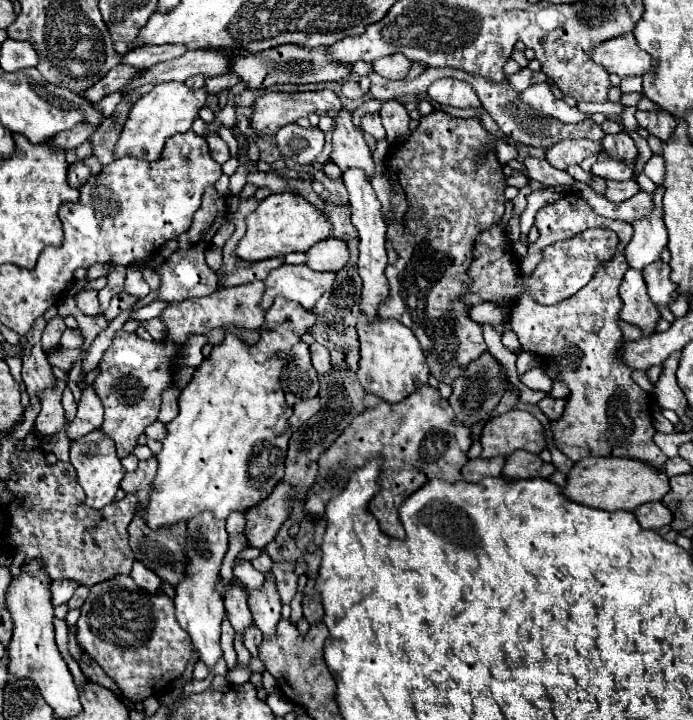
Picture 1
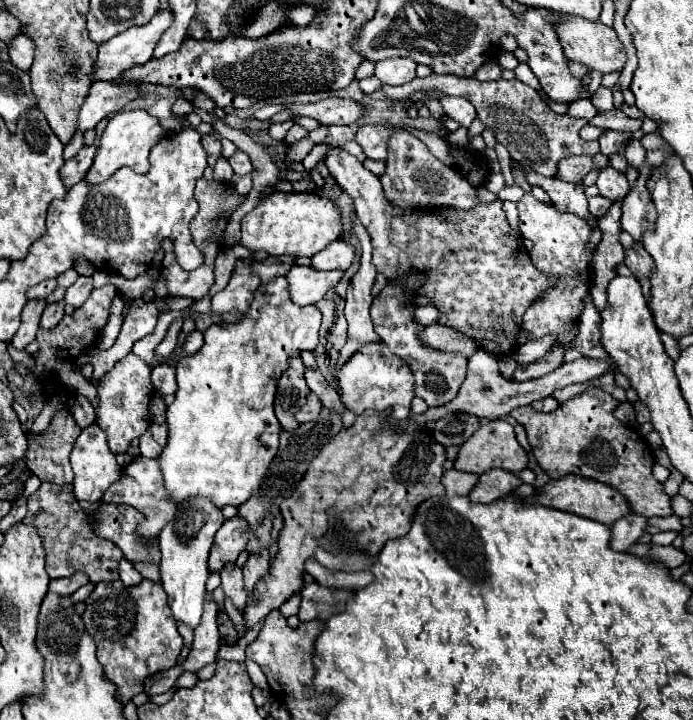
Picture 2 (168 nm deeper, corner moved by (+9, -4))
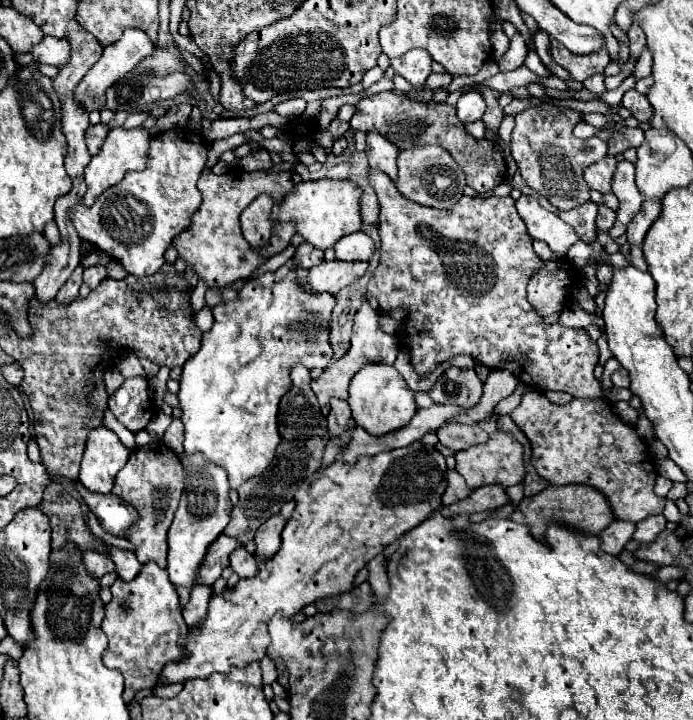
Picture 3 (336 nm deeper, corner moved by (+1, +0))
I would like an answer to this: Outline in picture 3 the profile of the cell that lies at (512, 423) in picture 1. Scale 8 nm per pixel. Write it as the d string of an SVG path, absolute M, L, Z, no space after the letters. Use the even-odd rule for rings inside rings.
M497 430L485 444L477 444L473 448L457 452L455 460L457 460L457 472L467 480L467 486L471 490L487 484L499 484L503 488L509 488L523 482L523 476L525 476L523 446L511 434L501 430Z

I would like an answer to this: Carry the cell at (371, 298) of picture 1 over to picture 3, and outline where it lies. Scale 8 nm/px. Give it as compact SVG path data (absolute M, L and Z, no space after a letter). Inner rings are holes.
M365 300L363 306L361 306L361 310L355 314L355 324L353 324L353 334L351 334L351 348L347 350L347 354L345 354L343 358L339 358L337 362L329 364L329 366L323 370L323 374L321 374L317 380L311 382L311 388L313 388L313 392L315 392L317 400L319 400L319 406L321 406L323 416L329 414L329 408L331 408L329 400L331 400L331 398L347 400L349 382L351 382L351 378L353 378L365 364L369 364L369 362L393 364L393 362L395 362L397 352L399 352L399 348L397 348L397 338L391 336L391 334L381 332L379 326L377 326L377 320L379 320L377 312L375 312L375 310L369 306L369 302Z

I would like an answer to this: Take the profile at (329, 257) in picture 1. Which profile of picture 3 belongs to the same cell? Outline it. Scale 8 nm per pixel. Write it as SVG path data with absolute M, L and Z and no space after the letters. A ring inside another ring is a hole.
M355 232L355 234L343 236L335 244L337 260L347 260L347 262L369 260L373 256L373 250L375 250L375 244L365 232Z

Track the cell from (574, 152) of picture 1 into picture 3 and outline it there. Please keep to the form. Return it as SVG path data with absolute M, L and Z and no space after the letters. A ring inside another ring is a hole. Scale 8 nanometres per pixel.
M605 156L585 170L585 182L591 186L591 190L597 190L601 194L611 192L611 176L615 172L615 164L617 160L613 156Z

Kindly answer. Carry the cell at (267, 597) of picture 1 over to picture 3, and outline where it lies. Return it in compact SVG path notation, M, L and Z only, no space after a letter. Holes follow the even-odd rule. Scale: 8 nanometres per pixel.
M275 514L271 516L271 520L267 520L265 524L261 524L261 528L257 528L255 534L255 544L257 544L257 554L261 556L273 556L279 546L281 546L281 532L285 528L285 516L283 514Z

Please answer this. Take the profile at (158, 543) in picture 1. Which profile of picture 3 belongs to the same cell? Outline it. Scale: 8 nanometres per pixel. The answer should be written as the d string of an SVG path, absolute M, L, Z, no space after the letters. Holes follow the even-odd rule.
M77 484L77 492L81 494L83 502L89 506L89 510L99 518L99 524L115 536L123 536L133 520L137 520L137 512L127 506L121 504L121 500L115 494L95 494L95 492L87 492L87 488L83 488L83 484Z

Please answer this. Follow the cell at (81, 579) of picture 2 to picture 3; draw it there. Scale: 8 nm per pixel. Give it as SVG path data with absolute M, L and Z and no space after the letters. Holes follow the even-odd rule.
M85 552L83 562L85 562L85 566L87 566L87 570L91 572L93 578L103 578L107 572L115 570L111 560L107 556L99 554L99 552Z

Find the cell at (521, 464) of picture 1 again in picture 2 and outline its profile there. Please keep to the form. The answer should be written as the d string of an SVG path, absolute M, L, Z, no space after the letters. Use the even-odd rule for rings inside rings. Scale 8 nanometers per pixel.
M491 468L489 472L483 472L479 476L477 486L471 490L469 498L473 502L489 504L489 502L493 502L497 498L503 498L505 494L517 490L521 484L523 482L515 474L511 474L511 472L503 470L503 468Z

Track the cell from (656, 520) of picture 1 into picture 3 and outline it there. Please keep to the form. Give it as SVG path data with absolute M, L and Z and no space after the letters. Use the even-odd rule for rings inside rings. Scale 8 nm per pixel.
M613 520L613 524L607 526L607 528L599 534L603 552L617 556L617 554L623 550L623 546L631 540L633 532L635 532L635 524Z

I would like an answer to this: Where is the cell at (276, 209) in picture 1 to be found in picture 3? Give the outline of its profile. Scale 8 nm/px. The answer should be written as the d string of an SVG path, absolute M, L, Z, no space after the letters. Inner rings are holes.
M321 178L321 180L311 180L311 182L299 182L285 196L285 200L273 208L273 220L275 222L295 222L297 234L301 234L315 248L327 250L335 246L335 242L341 236L361 230L363 220L359 212L359 200L361 200L359 186L351 184L351 180Z

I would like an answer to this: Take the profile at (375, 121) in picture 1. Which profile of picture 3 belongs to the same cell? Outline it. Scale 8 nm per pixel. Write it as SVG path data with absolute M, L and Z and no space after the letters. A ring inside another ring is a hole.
M369 132L365 154L367 154L371 170L379 170L379 172L387 174L391 180L395 180L397 148L389 140L385 140L379 132Z

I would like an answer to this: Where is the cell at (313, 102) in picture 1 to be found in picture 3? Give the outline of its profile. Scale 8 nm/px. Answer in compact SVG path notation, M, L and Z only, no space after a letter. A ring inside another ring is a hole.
M381 92L369 98L363 98L357 104L357 112L351 118L351 128L359 132L383 132L387 140L391 140L399 150L411 148L411 146L423 146L423 144L435 144L445 148L453 160L461 166L461 170L467 176L467 186L475 188L477 192L489 192L495 186L499 186L507 176L507 166L501 154L501 148L491 140L477 140L471 134L467 134L465 124L457 118L455 106L439 104L439 102L419 102L411 100L405 94L399 92Z

